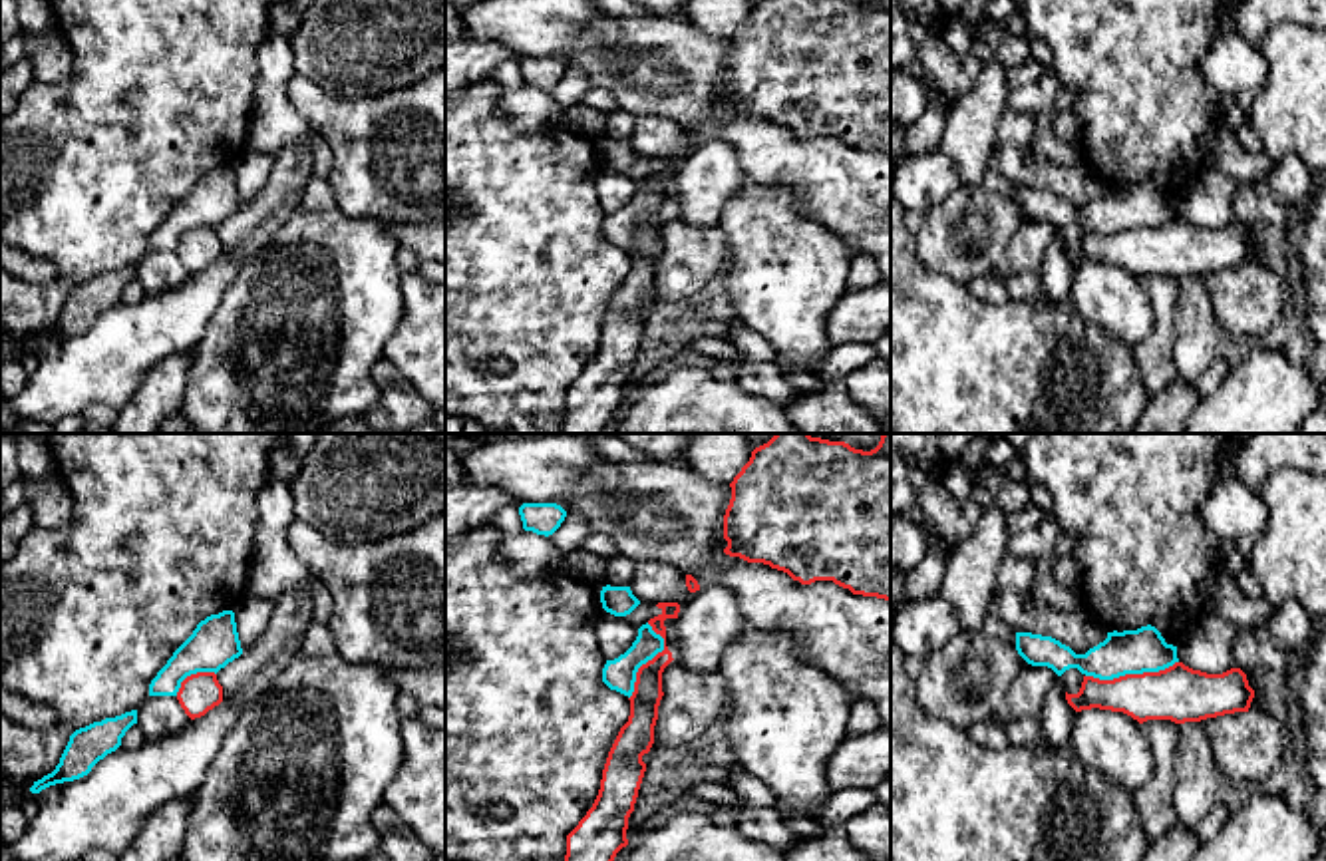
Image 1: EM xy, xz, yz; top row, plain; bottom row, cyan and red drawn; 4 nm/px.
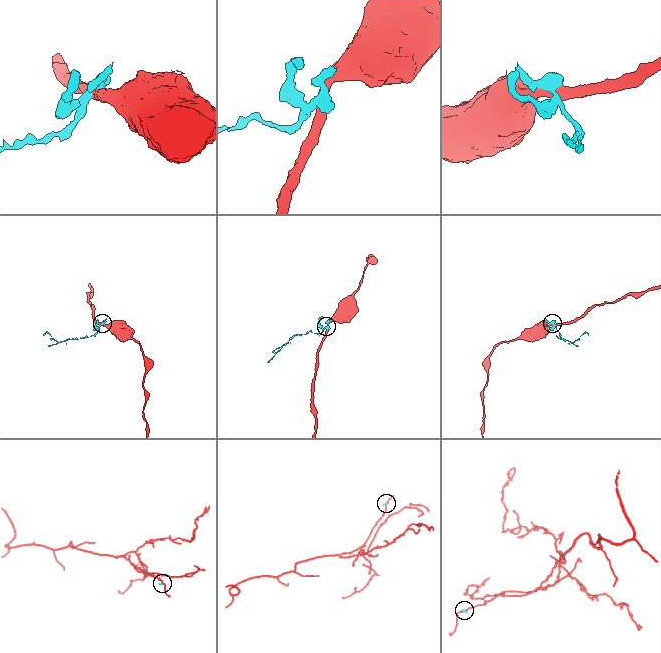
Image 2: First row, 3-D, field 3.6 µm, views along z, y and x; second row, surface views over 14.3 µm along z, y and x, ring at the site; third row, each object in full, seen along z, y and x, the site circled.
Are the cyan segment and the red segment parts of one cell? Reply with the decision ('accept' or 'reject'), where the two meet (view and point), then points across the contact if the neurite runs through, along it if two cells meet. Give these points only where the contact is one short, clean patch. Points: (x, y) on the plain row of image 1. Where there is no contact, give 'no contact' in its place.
reject; contact yz (1132, 227); border yz (1177, 215), (1158, 225), (1126, 227), (1112, 233), (1086, 231)

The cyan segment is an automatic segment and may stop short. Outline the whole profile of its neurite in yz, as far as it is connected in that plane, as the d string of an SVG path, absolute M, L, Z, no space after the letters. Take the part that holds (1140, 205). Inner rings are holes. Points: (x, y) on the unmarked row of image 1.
M1151 179L1137 185L1107 187L1107 193L1085 209L1076 209L1052 191L1016 187L1016 205L1028 219L1048 221L1058 231L1077 223L1081 229L1099 235L1159 227L1179 217L1177 201L1167 199Z

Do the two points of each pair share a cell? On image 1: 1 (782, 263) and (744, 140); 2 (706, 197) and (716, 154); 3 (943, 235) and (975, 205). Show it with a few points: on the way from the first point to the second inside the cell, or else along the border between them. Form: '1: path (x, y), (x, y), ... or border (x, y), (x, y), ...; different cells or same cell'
1: border (748, 175), (758, 181), (788, 185), (798, 203); different cells
2: path (706, 187), (706, 179), (716, 164); same cell
3: path (951, 229), (967, 213); same cell

